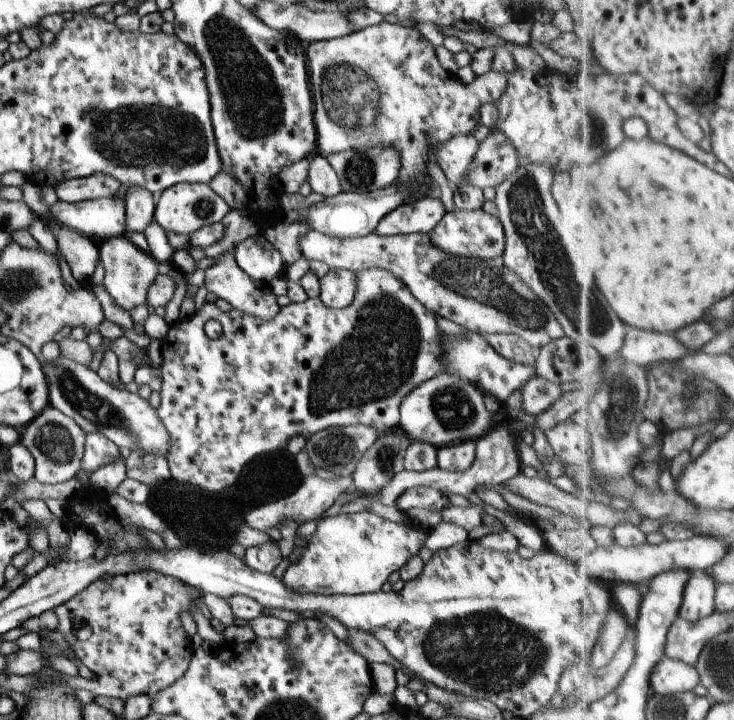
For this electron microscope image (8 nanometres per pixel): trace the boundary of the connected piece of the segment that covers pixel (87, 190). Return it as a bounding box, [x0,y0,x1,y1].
[54,174,123,203]

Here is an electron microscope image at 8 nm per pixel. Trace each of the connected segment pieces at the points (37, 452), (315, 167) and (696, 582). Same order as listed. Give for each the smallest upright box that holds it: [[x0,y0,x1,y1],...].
[[20,406,87,484],[306,151,342,197],[680,570,718,622]]

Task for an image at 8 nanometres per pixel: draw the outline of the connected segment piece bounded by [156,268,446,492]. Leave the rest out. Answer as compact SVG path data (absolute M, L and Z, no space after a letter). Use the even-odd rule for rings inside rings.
M368 268L368 270L356 271L356 294L352 304L346 308L336 310L322 304L320 298L308 298L301 303L290 303L280 308L280 312L266 320L249 314L241 313L239 310L231 309L224 312L215 306L215 303L204 302L200 310L196 311L189 319L178 320L169 326L168 332L161 338L160 352L162 353L161 371L161 402L156 412L160 422L170 434L170 450L168 450L168 466L174 480L182 484L190 484L200 490L208 492L220 492L228 486L232 486L242 470L242 466L252 460L256 454L266 454L274 450L282 450L289 440L294 436L311 437L316 432L332 427L369 426L380 435L385 432L397 431L399 429L400 411L399 406L406 394L412 392L416 386L426 382L440 373L446 371L442 362L444 348L442 348L442 331L436 322L436 313L428 310L420 304L406 284L396 278L389 270L381 268ZM217 319L222 325L222 334L218 339L210 339L204 331L204 324L208 320Z

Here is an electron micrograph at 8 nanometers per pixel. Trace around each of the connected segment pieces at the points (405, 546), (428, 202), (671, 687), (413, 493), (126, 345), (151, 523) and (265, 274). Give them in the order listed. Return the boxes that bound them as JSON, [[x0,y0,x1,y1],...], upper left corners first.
[[281,511,429,596],[375,196,445,236],[651,657,702,696],[395,486,450,512],[102,336,151,384],[107,493,167,538],[234,233,287,283]]

